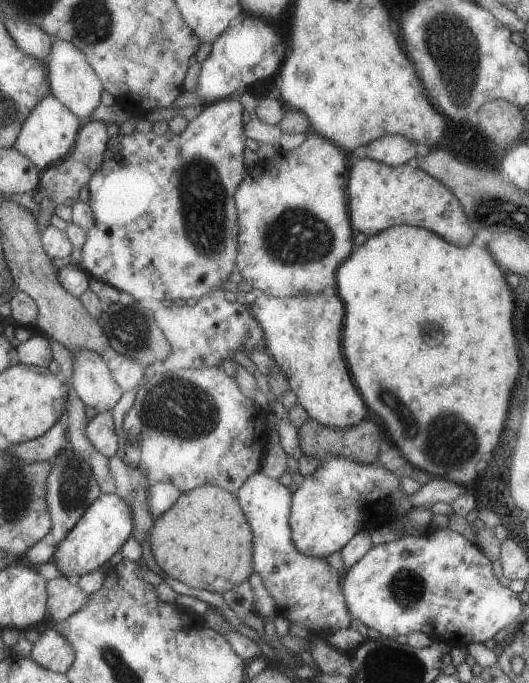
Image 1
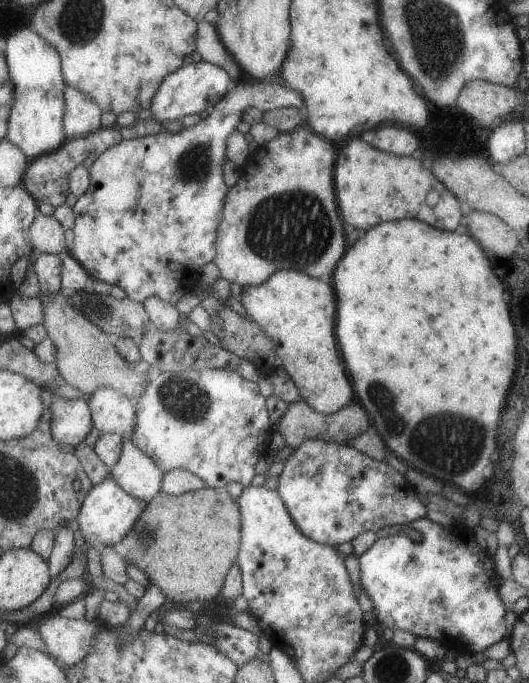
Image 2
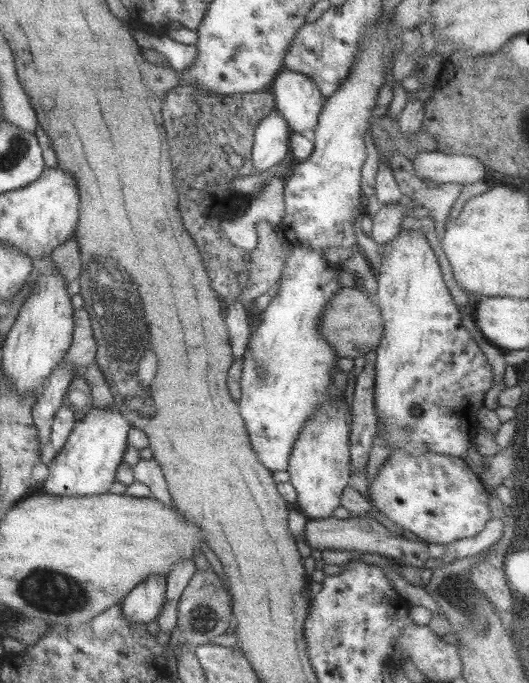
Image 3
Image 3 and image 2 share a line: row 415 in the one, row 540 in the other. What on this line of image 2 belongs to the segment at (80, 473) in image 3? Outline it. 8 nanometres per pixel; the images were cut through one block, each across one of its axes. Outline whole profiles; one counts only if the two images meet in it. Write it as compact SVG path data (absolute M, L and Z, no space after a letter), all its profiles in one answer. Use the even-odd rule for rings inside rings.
M108 476L103 479L103 482L92 485L91 490L87 491L73 525L79 530L86 546L118 548L123 538L129 534L135 520L143 512L145 505L146 502L143 500L137 500L137 498L129 496L125 490L121 490L115 484L115 480Z

